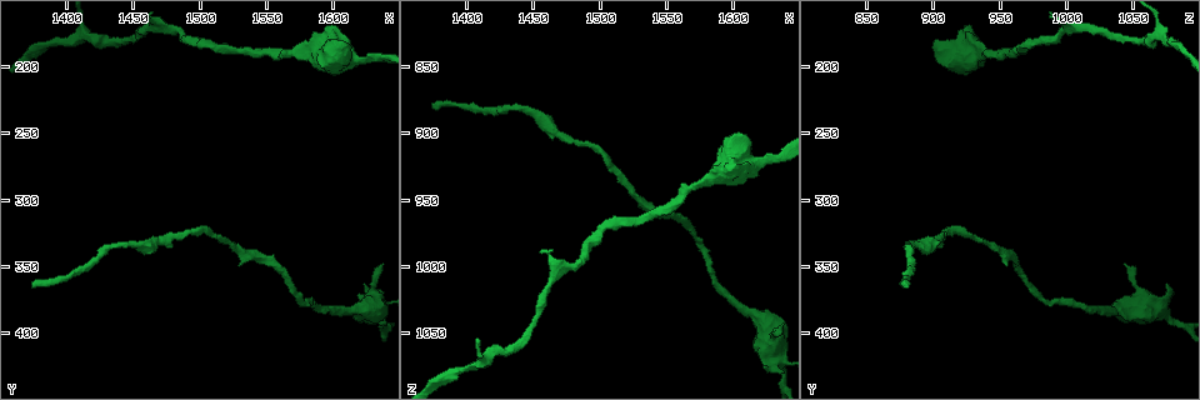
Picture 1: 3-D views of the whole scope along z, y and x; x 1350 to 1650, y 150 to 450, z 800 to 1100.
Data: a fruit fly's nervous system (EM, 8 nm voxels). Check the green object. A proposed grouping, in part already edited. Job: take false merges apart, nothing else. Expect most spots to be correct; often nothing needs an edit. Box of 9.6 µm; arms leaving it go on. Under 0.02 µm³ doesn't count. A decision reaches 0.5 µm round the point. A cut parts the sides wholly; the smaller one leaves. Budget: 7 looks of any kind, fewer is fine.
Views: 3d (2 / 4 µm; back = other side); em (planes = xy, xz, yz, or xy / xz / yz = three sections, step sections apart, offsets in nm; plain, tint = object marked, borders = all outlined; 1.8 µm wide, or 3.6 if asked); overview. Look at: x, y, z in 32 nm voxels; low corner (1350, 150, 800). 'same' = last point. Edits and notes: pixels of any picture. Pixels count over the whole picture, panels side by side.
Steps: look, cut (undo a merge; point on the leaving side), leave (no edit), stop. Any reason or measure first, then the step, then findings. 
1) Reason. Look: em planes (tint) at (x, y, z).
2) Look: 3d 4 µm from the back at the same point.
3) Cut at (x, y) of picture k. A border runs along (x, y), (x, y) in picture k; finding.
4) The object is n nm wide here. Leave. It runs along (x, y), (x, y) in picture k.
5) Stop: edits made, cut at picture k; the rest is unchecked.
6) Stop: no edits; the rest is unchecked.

Abrupt turn. Look: em planes (plain) at (1412, 176, 1068).

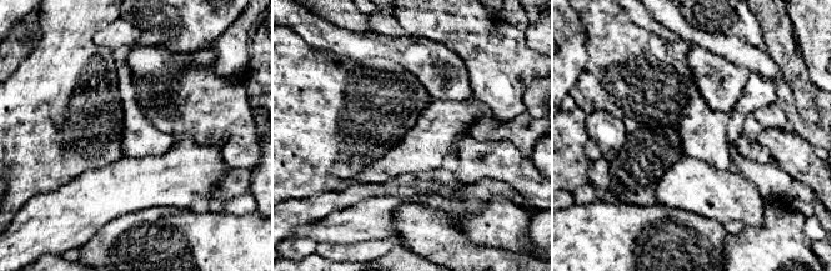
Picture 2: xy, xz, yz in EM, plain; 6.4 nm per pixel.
Look: em planes (tint) at the same point.

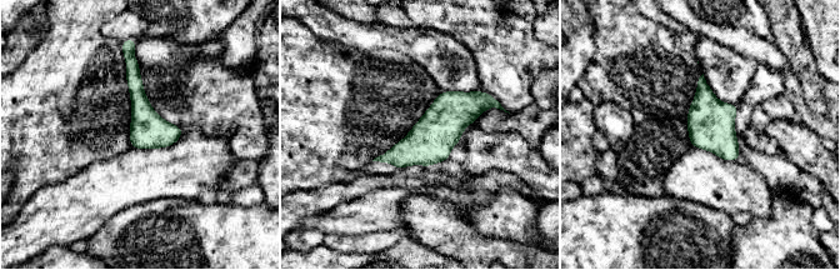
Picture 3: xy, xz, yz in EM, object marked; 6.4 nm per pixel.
Leave. It runs along (490, 104), (383, 159) in picture 3; continuous, no second neuron.

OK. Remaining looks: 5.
Sudden change in width. Look: em 3.6 µm planes (tint) at (1592, 192, 930).

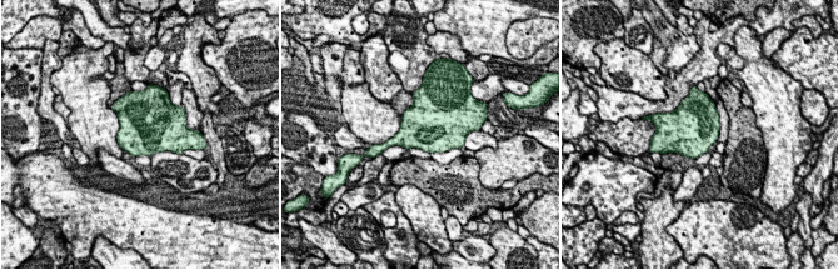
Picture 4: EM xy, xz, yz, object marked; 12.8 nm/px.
The object is 650 nm wide here. Leave. Continuous, no second neuron.

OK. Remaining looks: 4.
Sudden change in width. Look: 3d 4 µm at (1632, 380, 1066).

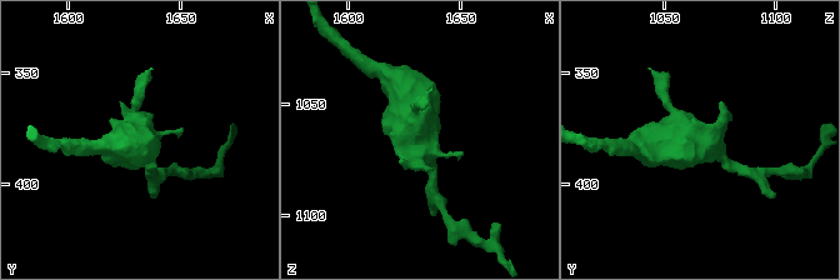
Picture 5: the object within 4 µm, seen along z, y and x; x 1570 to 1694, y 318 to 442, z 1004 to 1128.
Look: em planes (tint) at (1633, 380, 1066).

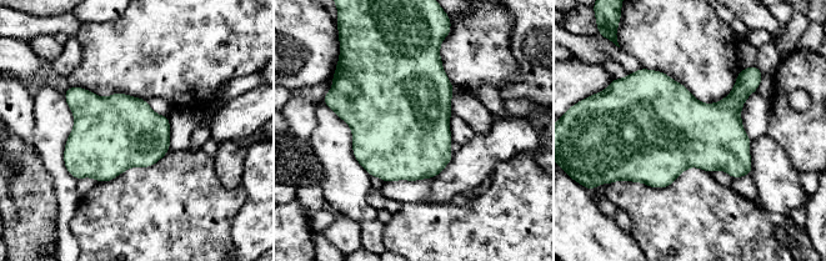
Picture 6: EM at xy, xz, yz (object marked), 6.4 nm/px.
Leave. All the same neuron.

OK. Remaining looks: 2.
Stop: no edits; the rest is unchecked.

